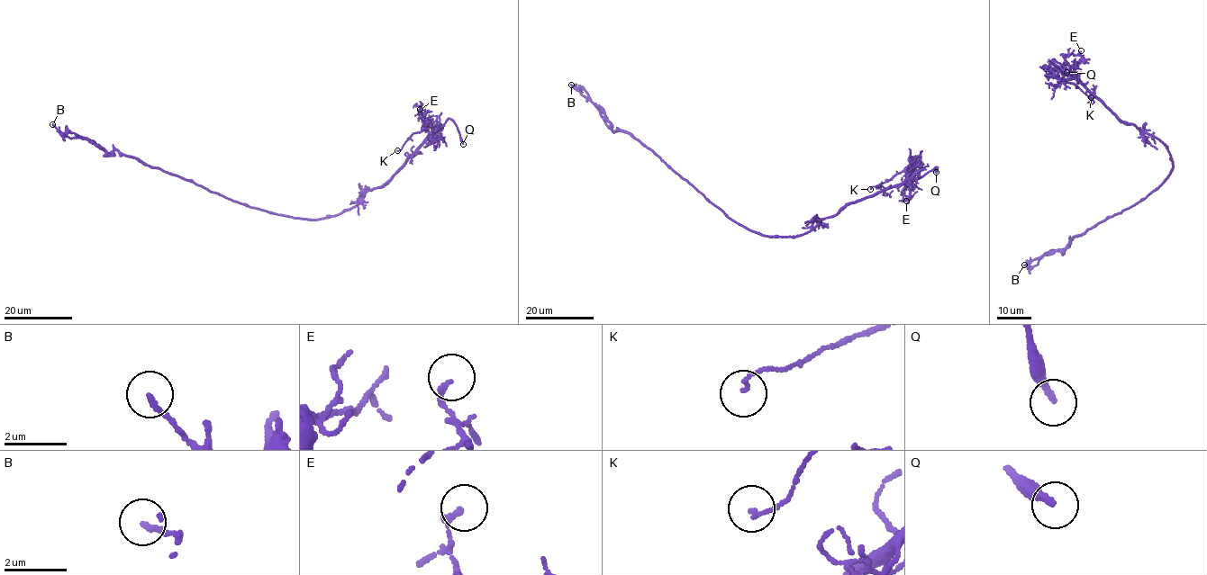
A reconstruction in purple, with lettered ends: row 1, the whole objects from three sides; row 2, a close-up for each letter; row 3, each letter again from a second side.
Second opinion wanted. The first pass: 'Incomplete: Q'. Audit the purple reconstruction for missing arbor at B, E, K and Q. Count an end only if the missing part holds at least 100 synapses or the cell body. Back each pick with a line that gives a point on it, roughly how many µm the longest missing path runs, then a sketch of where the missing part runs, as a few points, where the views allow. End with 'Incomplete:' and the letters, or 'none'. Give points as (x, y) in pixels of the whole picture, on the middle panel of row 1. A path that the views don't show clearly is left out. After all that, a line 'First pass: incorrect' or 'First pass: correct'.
Q: at (936, 172); about 25 µm are missing; missing branch runs (936, 172), (926, 185), (911, 215)
Incomplete: Q
First pass: correct

